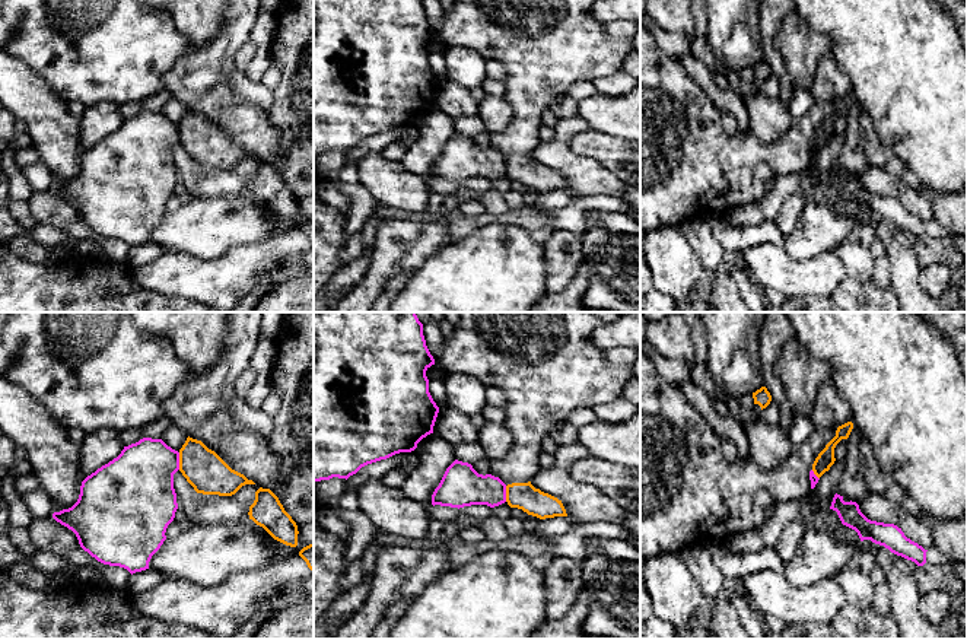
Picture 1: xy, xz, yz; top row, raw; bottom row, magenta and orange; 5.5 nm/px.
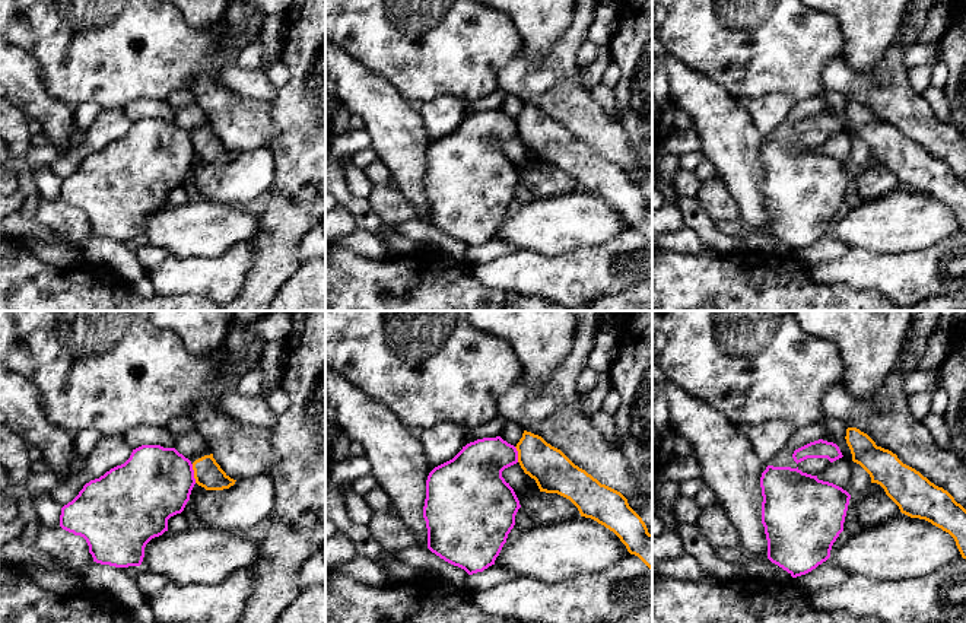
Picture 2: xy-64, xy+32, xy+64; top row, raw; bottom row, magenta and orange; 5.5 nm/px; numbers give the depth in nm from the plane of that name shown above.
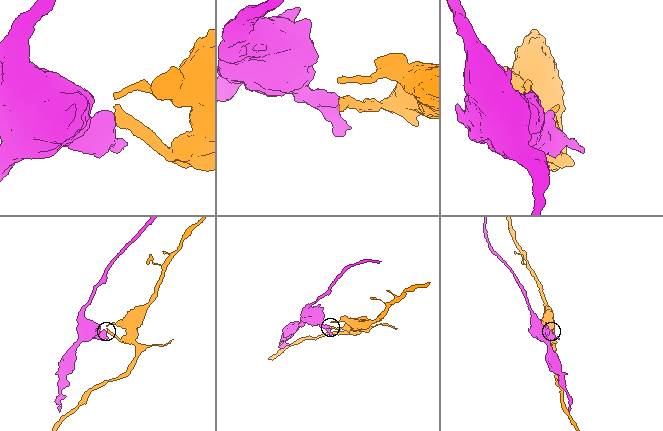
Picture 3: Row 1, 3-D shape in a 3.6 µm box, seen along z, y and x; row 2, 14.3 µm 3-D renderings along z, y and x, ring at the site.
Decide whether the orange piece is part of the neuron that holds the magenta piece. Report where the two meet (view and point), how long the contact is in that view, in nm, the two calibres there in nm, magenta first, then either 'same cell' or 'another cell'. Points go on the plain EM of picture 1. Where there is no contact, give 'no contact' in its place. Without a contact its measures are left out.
xy (178, 134) | 100 nm | 380/220 nm | another cell

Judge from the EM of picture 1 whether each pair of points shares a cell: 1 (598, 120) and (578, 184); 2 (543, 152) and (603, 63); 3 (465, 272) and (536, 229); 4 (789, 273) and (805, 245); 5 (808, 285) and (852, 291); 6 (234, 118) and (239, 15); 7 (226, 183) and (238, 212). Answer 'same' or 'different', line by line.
1: different
2: different
3: different
4: different
5: different
6: same
7: different

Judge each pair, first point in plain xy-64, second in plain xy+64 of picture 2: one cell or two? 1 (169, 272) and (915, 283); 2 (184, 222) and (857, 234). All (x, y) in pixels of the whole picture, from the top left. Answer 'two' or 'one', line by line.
1: one
2: one

